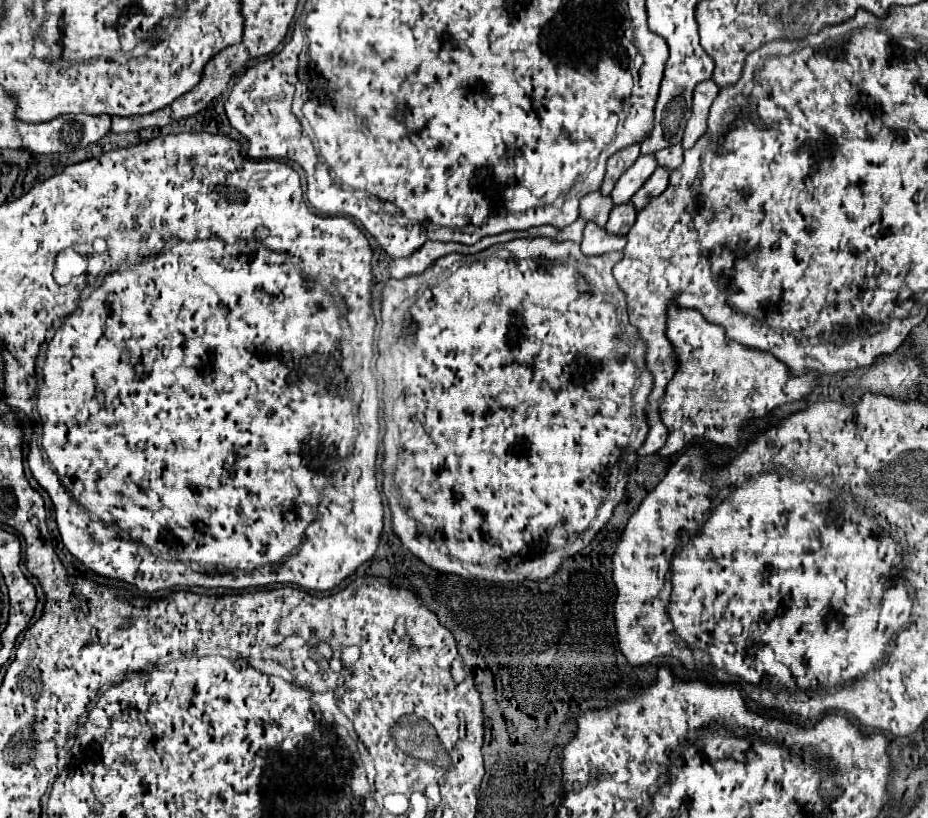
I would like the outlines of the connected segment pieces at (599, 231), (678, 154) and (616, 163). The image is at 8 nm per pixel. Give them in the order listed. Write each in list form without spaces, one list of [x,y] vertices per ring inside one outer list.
[[[589,221],[581,241],[581,251],[585,255],[601,255],[609,251],[619,251],[625,247],[625,243],[627,243],[627,237],[613,237],[613,233],[605,233],[603,227],[593,225]]]
[[[673,145],[669,149],[661,149],[661,153],[655,153],[655,157],[657,157],[659,165],[665,165],[665,167],[669,167],[673,171],[683,161],[683,147],[681,145]]]
[[[629,145],[621,151],[617,151],[613,157],[609,157],[607,161],[607,173],[601,185],[601,193],[609,195],[617,183],[617,179],[635,163],[635,159],[639,157],[639,145]]]

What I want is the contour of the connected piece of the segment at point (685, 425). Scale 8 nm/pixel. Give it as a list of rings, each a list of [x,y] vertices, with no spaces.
[[[675,305],[669,307],[667,321],[667,337],[673,343],[679,357],[679,371],[671,379],[665,397],[661,399],[661,419],[669,429],[669,439],[659,455],[669,457],[691,443],[701,443],[709,439],[717,445],[737,445],[739,429],[743,421],[747,423],[753,417],[761,417],[777,407],[777,403],[791,403],[811,393],[815,387],[815,375],[809,373],[805,377],[791,377],[787,367],[769,353],[751,351],[735,341],[725,339],[725,331],[719,325],[711,325],[703,319],[703,315],[695,309],[679,309]]]

